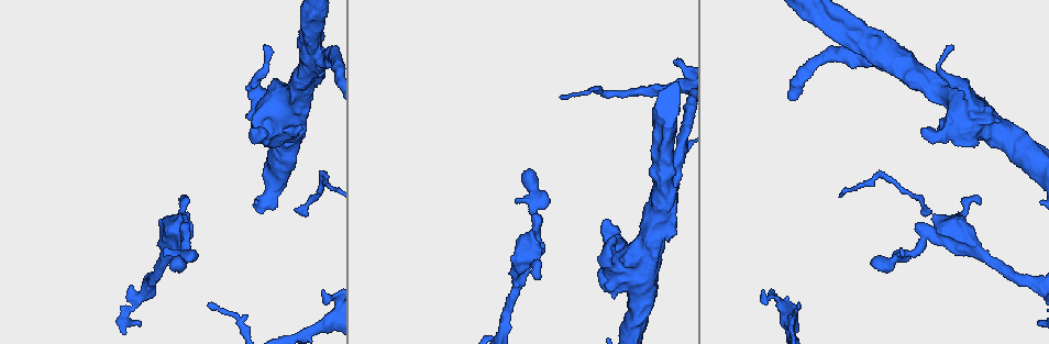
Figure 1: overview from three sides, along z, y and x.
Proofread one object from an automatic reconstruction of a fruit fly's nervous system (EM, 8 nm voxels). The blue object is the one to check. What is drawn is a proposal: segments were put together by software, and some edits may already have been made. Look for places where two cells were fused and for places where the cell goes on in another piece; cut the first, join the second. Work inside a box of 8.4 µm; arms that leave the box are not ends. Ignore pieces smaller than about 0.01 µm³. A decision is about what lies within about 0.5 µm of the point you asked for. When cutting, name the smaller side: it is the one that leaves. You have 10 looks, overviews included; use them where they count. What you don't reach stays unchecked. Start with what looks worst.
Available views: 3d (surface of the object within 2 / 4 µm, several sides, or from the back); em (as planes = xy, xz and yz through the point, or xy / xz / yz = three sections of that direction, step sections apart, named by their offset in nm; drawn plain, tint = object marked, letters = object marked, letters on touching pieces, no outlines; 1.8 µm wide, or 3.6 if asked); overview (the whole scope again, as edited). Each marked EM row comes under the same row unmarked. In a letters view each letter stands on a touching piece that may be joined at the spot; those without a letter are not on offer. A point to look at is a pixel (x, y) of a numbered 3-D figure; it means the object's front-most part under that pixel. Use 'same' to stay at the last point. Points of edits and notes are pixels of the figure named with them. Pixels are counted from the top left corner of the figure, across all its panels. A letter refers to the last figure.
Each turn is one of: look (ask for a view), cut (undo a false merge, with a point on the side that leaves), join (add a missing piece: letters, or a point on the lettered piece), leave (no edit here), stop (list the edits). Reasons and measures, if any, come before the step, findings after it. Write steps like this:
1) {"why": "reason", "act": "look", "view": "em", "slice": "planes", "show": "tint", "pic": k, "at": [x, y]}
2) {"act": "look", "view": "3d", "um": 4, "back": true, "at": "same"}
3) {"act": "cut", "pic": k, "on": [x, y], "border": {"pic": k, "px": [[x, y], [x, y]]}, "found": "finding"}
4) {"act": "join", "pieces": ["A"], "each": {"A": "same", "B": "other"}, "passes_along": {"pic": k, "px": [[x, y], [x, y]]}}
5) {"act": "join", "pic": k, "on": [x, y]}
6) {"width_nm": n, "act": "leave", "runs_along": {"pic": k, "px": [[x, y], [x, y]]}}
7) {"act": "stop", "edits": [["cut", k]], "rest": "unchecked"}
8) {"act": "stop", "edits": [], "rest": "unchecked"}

{"why": "an open end", "act": "look", "view": "3d", "um": 2, "pic": 1, "at": [761, 292]}

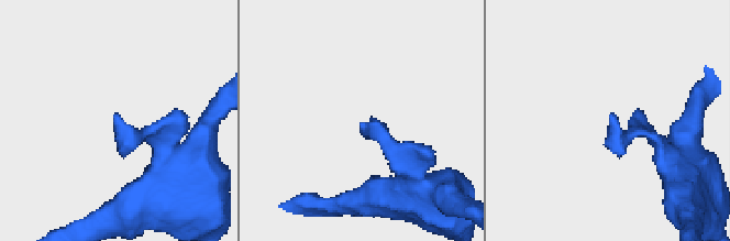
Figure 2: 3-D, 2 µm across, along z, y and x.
{"act": "look", "view": "em", "slice": "xy", "step": 8, "show": "tint", "pic": 2, "at": [114, 119]}

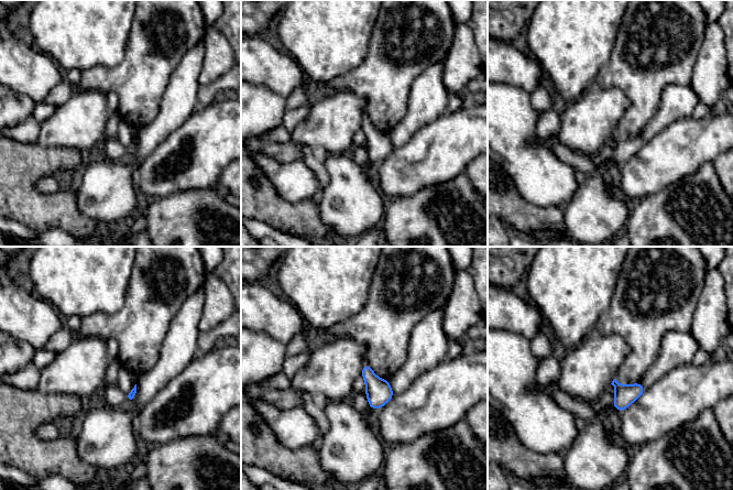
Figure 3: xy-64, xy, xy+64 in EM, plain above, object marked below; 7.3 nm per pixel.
{"act": "look", "view": "em", "slice": "planes", "show": "letters", "at": "same"}

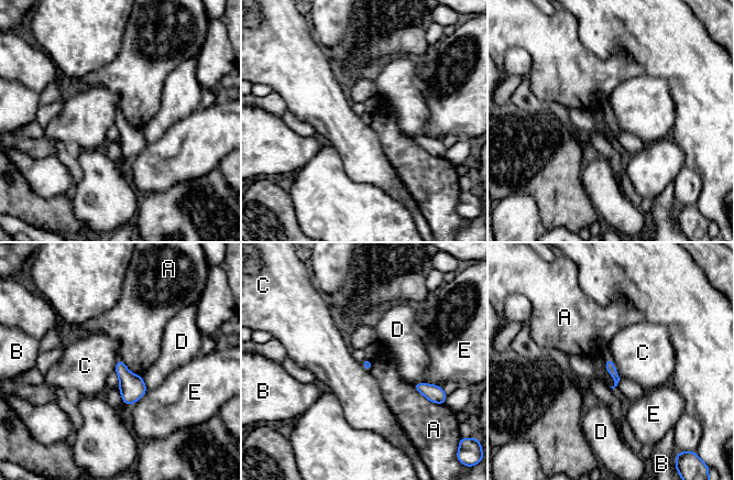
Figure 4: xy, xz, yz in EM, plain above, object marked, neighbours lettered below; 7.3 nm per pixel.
{"act": "leave", "each": {"A": "other", "B": "other", "C": "other", "D": "other", "E": "other"}, "found": "no lettered piece goes on from it"}

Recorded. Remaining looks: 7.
{"why": "three arms meet", "act": "look", "view": "3d", "um": 4, "pic": 1, "at": [875, 53]}

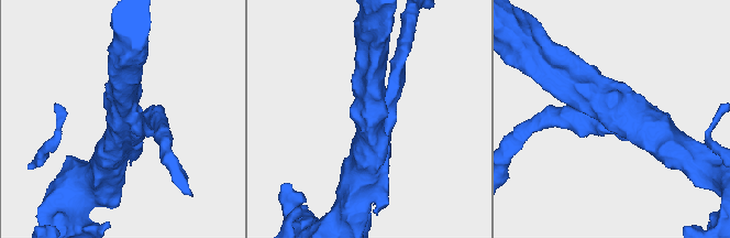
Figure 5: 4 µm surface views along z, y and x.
{"arms": 3, "arm_widths_nm": [260, 480, 480], "why": "now the EM", "act": "look", "view": "em", "slice": "planes", "show": "tint", "pic": 5, "at": [372, 117]}

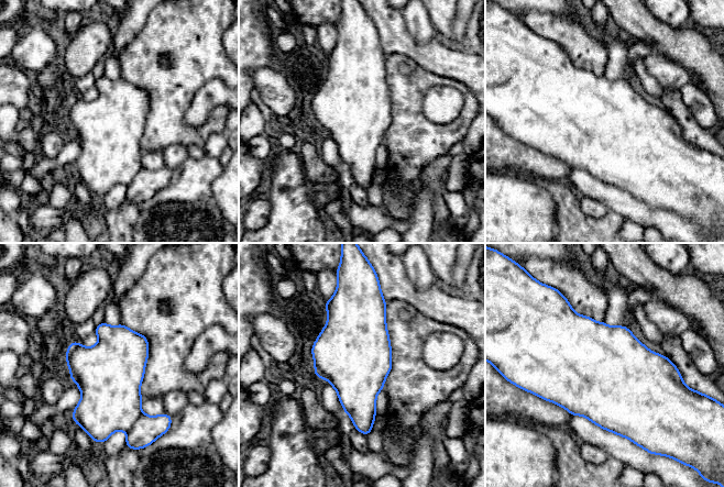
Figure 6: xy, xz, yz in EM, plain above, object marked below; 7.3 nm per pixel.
{"act": "look", "view": "em", "slice": "planes", "show": "letters", "at": "same"}

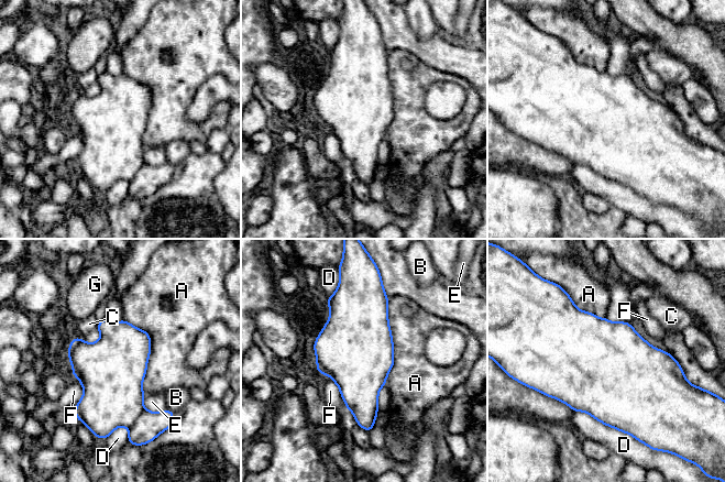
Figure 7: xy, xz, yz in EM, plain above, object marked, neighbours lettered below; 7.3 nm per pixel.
{"act": "leave", "each": {"A": "other", "B": "other", "C": "other", "D": "other", "E": "other", "F": "other", "G": "other"}, "border": {"pic": 7, "px": [[123, 319], [150, 337], [144, 393]]}, "found": "continuous, no second cell"}

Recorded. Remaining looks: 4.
{"why": "branch stops here", "act": "look", "view": "em", "slice": "xz", "step": 4, "show": "tint", "pic": 1, "at": [981, 203]}

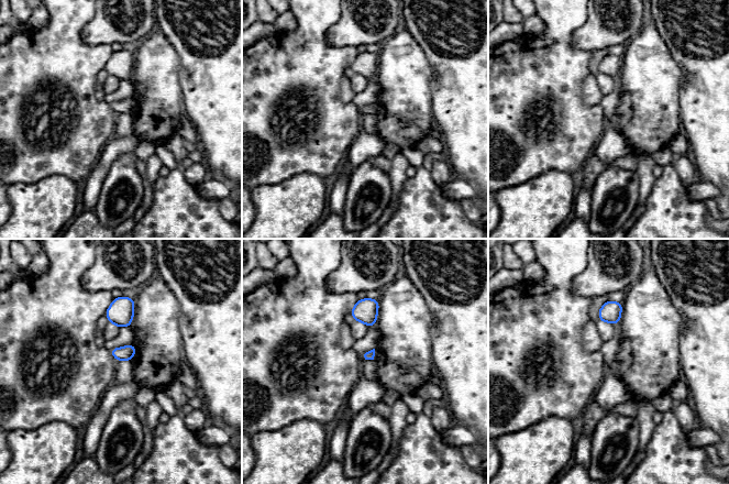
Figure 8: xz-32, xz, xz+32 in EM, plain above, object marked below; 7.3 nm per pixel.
{"act": "look", "view": "em", "slice": "xz", "step": 4, "show": "letters", "at": "same"}

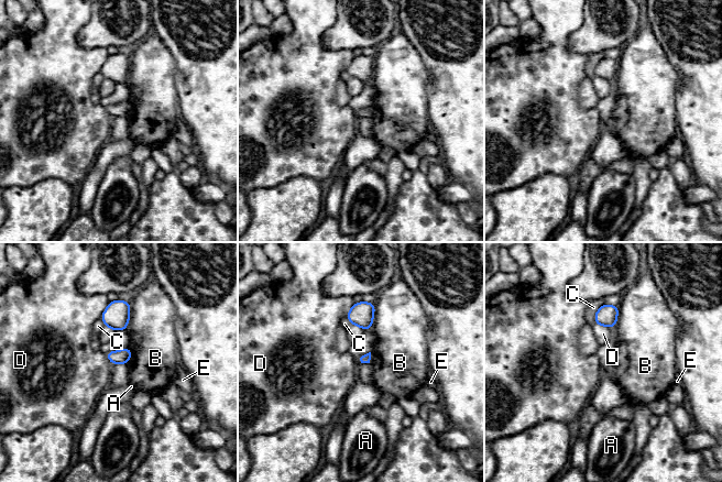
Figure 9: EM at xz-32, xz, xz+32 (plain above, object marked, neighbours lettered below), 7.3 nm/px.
{"act": "leave", "each": {"A": "other", "B": "other", "C": "other", "D": "other", "E": "other"}, "border": {"pic": 9, "px": [[109, 302], [99, 318]]}, "found": "none of them fits"}

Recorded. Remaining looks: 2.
{"why": "free end", "act": "look", "view": "em", "slice": "planes", "show": "letters", "pic": 1, "at": [871, 261]}

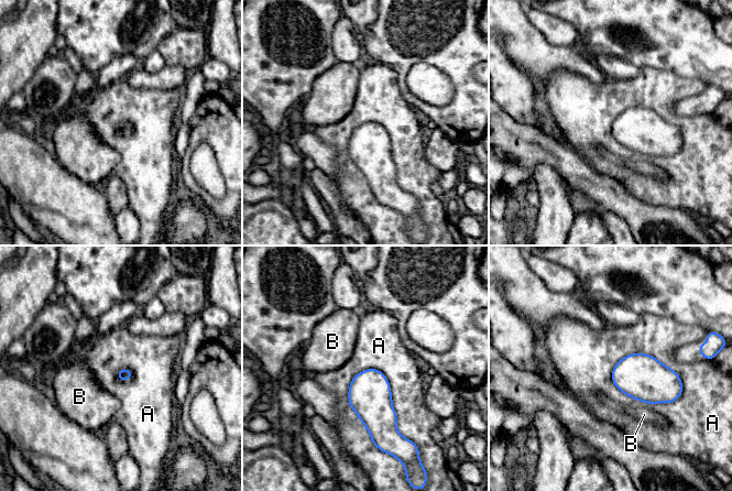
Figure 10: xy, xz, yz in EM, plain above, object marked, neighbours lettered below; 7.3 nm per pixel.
{"longest_contact_nm": ["A", 550], "act": "leave", "each": {"A": "other", "B": "other"}, "found": "none of them fits"}

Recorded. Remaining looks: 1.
{"act": "stop", "edits": [], "rest": "unchecked"}

